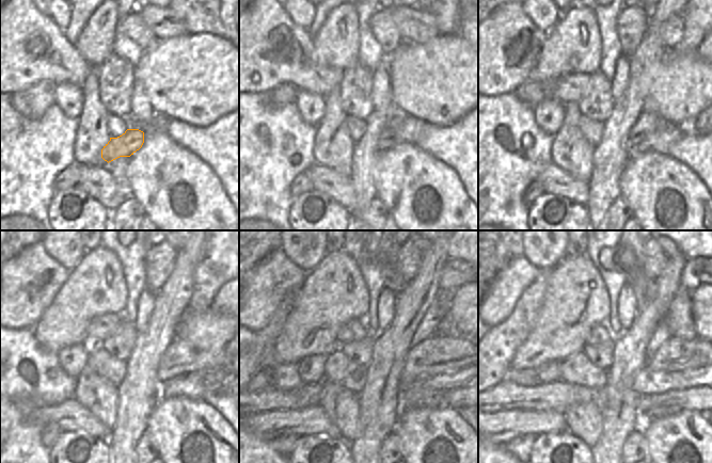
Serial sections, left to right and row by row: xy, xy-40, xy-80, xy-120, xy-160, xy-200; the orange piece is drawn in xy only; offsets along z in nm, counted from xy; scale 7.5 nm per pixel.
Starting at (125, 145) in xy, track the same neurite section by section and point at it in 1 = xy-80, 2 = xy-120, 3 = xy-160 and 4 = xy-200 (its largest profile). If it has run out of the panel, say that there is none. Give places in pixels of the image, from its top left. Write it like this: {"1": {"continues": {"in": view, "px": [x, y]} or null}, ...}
{"1": {"continues": {"in": "xy-80", "px": [648, 123]}}, "2": {"continues": {"in": "xy-120", "px": [179, 357]}}, "3": {"continues": {"in": "xy-160", "px": [439, 353]}}, "4": {"continues": {"in": "xy-200", "px": [675, 354]}}}

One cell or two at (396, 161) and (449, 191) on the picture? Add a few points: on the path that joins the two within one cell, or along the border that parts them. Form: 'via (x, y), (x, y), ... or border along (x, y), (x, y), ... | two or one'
via (409, 155), (437, 178) | one

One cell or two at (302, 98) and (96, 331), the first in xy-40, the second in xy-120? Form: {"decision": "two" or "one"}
{"decision": "two"}

